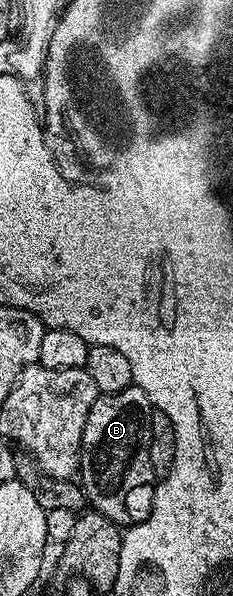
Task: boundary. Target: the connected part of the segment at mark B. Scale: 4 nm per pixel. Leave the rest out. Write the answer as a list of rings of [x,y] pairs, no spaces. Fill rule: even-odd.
[[[139,385],[104,393],[92,403],[84,423],[82,451],[78,455],[80,484],[89,508],[119,527],[129,527],[150,513],[156,474],[149,461],[152,406]]]

